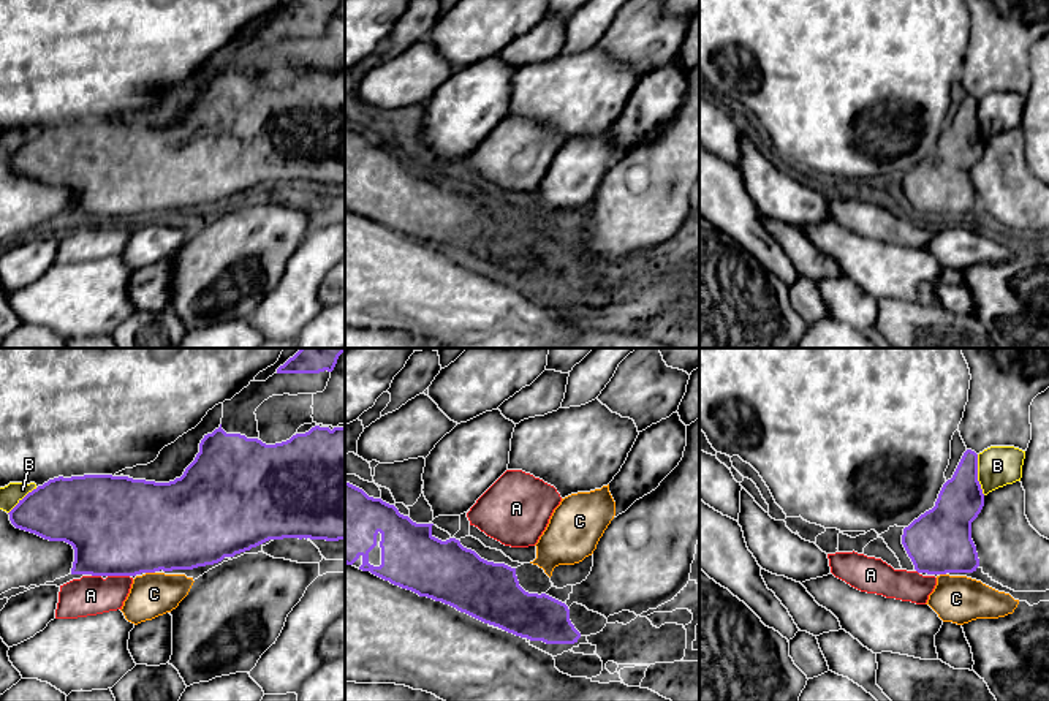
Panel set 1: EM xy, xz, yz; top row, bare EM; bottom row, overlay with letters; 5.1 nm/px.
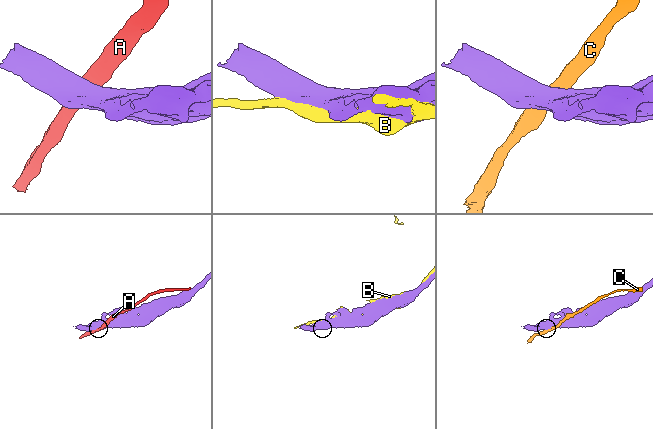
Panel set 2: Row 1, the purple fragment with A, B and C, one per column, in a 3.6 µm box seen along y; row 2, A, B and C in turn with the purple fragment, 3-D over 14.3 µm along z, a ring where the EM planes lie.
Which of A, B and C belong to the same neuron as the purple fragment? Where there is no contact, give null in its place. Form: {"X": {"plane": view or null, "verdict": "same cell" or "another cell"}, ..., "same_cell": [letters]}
{"A": {"plane": "xy", "verdict": "another cell"}, "B": {"plane": "yz", "verdict": "another cell"}, "C": {"plane": "xy", "verdict": "another cell"}, "same_cell": []}

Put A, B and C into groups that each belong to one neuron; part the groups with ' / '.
A / B / C

